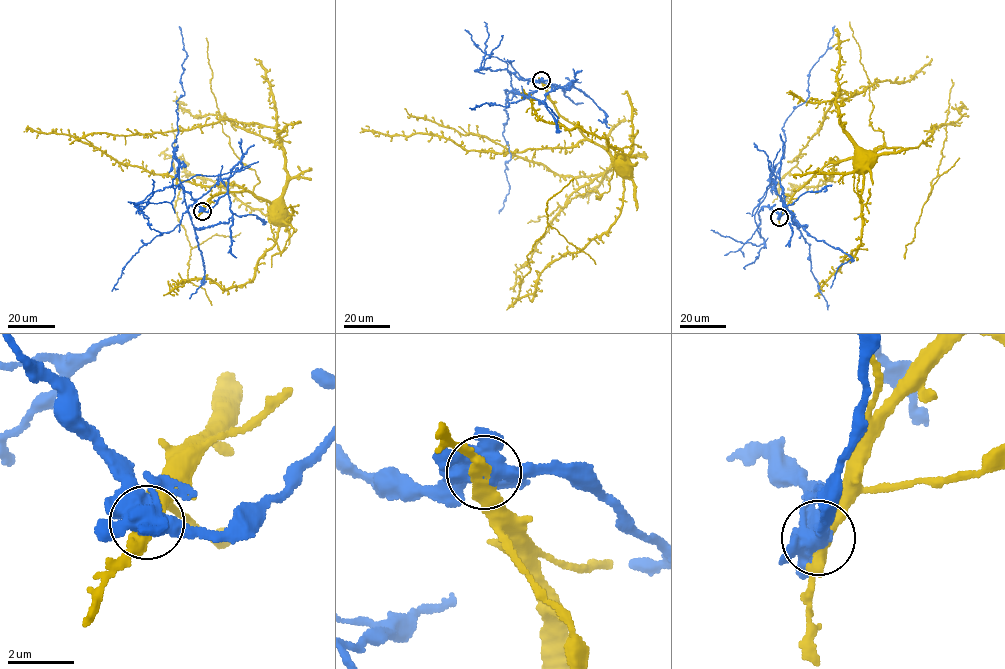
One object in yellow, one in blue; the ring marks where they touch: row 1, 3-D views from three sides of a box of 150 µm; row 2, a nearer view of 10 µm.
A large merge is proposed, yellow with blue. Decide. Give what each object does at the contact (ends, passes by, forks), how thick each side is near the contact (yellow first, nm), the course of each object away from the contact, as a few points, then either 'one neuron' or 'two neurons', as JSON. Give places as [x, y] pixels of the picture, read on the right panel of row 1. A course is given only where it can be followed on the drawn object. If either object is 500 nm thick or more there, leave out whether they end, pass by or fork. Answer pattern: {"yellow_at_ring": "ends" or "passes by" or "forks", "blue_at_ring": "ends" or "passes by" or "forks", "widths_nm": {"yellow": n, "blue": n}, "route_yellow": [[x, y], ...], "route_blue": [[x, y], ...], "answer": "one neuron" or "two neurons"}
{"widths_nm": {"yellow": 420, "blue": 550}, "route_yellow": [[779, 217], [790, 198], [827, 164], [851, 157], [858, 160]], "route_blue": [[779, 217], [782, 190], [792, 221], [806, 226], [773, 183], [782, 127], [808, 96], [809, 70], [834, 26]], "answer": "two neurons"}

